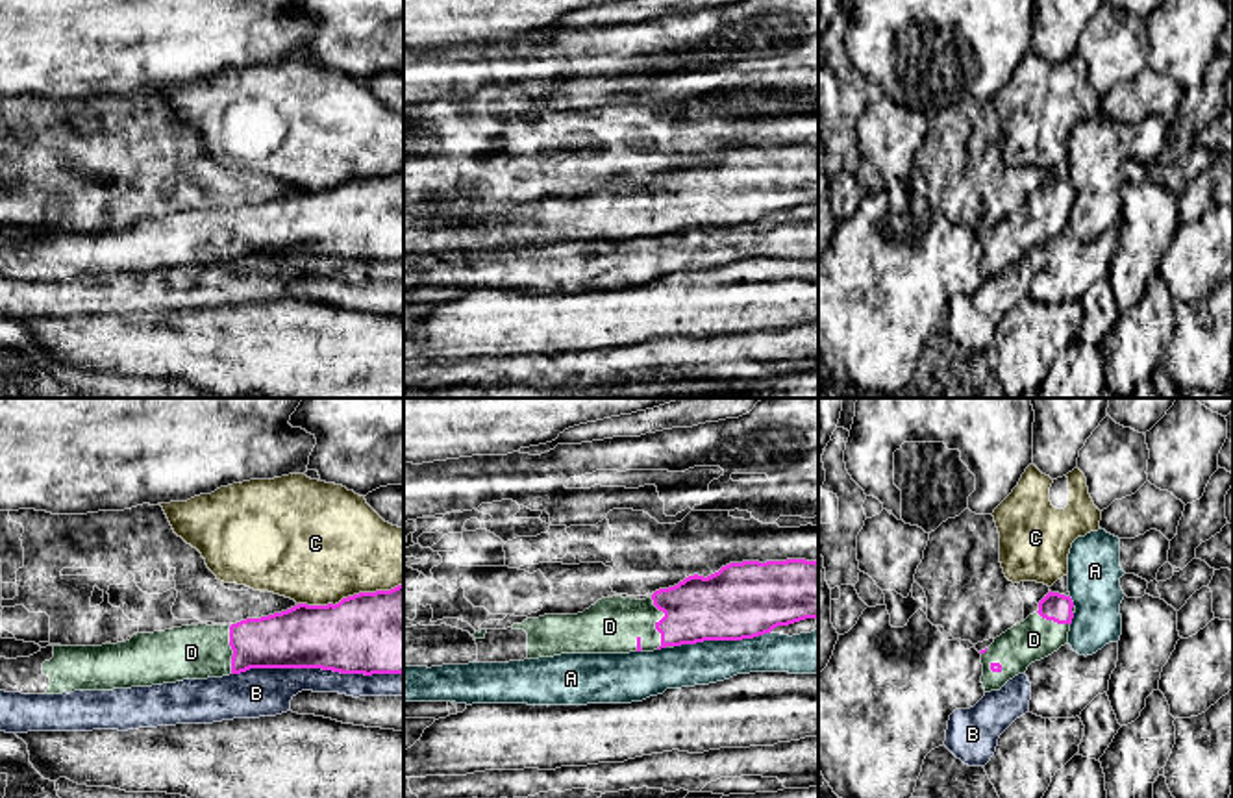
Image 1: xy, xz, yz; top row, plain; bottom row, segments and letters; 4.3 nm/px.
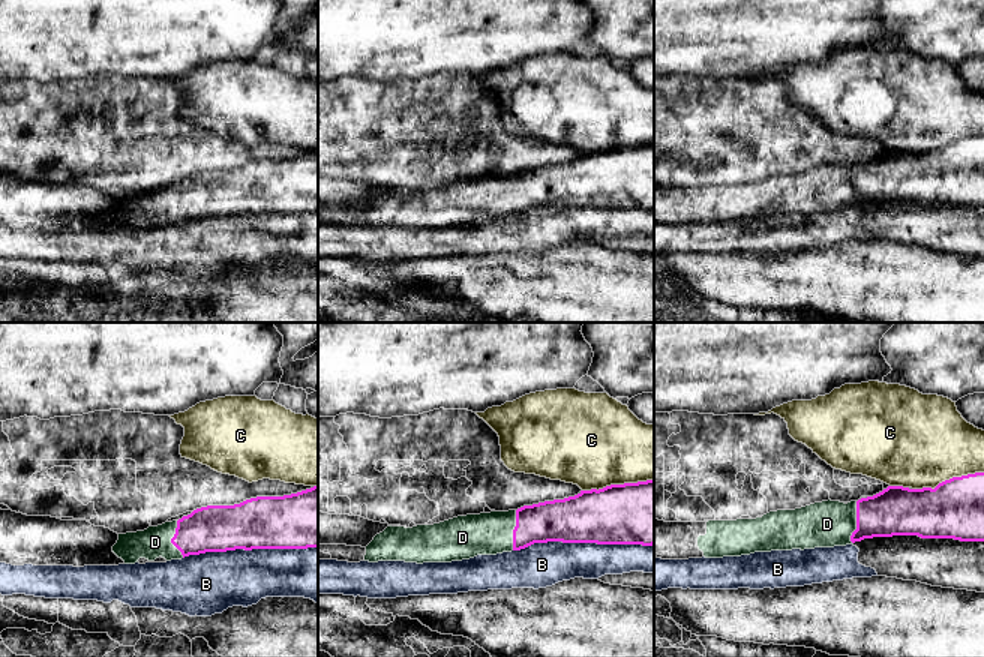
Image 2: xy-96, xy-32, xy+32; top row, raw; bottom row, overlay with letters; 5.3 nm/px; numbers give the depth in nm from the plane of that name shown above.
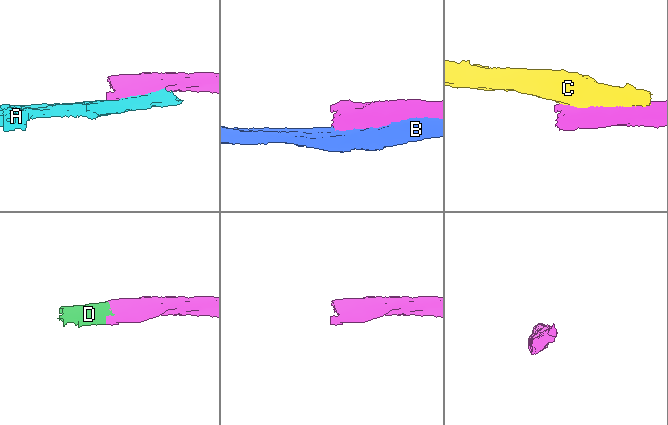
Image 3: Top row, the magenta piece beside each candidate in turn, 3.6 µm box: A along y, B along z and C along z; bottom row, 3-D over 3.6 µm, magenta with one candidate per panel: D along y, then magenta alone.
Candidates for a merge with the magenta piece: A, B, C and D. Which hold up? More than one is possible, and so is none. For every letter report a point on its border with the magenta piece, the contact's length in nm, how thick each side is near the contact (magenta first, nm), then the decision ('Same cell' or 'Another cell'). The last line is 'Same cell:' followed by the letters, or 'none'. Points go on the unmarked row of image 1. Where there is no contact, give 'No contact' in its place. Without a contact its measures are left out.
A: Touches magenta at xz (721, 224). Shared border 420 nm. Thickness 340 nm (magenta) against 190 nm. Another cell
B: Touches magenta at xy (317, 252). Shared border 750 nm. Thickness 340 nm (magenta) against 200 nm. Another cell
C: Touches magenta at xy (350, 182). Shared border 460 nm. Thickness 360 nm (magenta) against 480 nm. Another cell
D: Touches magenta at xz (656, 210). Shared border 220 nm. Thickness 280 nm (magenta) against 240 nm. Same cell
Same cell: D

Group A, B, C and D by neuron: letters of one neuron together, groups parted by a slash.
A / B / C / D

